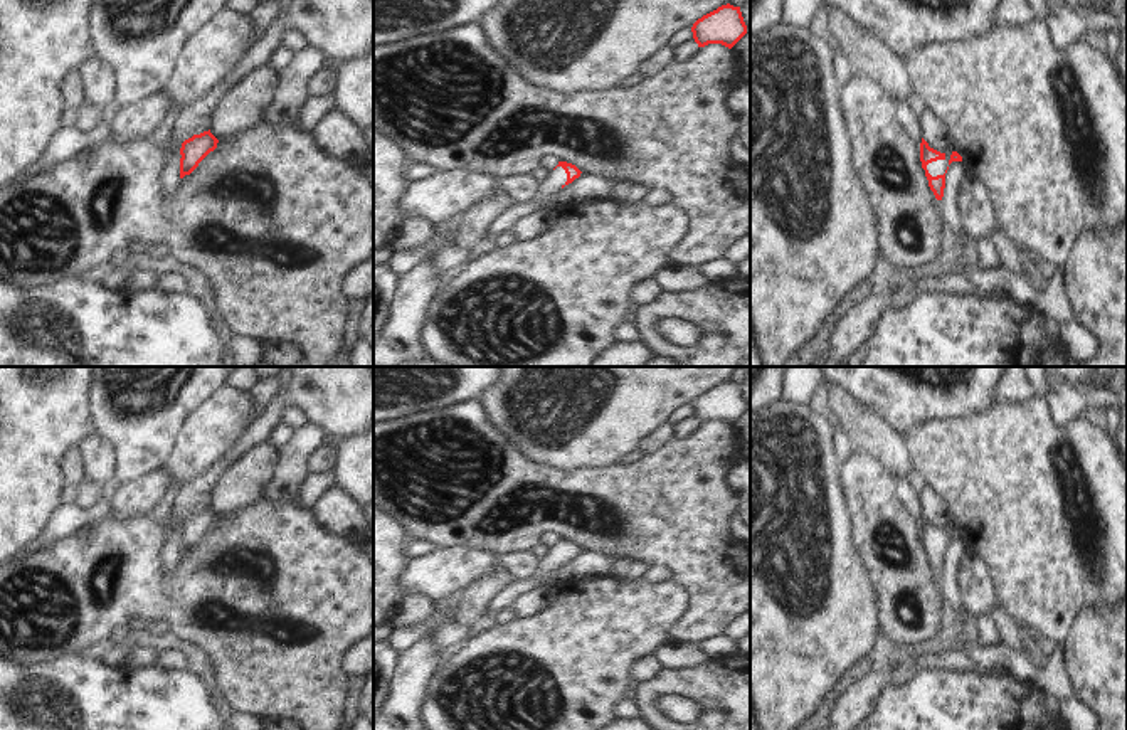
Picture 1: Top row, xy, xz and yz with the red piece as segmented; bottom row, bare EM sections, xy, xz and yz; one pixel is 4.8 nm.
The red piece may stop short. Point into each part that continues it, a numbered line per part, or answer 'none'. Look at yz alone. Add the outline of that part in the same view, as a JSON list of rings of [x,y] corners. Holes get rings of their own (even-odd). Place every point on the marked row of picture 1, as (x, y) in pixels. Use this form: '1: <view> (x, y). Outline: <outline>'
1: yz (939, 167). Outline: [[[949,146],[945,150],[945,158],[944,160],[937,160],[937,161],[932,161],[927,165],[927,170],[932,177],[937,177],[937,175],[944,175],[947,167],[949,167],[949,160],[950,160],[950,155],[954,153],[955,150],[952,146]]]

